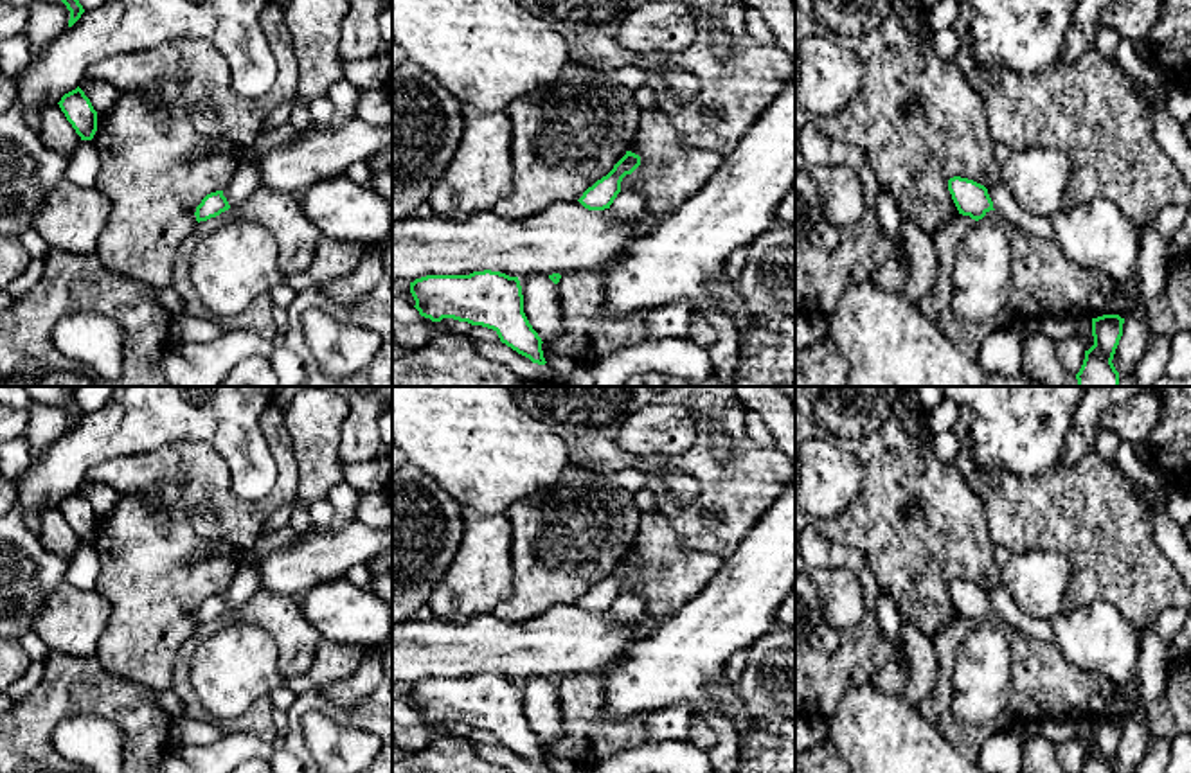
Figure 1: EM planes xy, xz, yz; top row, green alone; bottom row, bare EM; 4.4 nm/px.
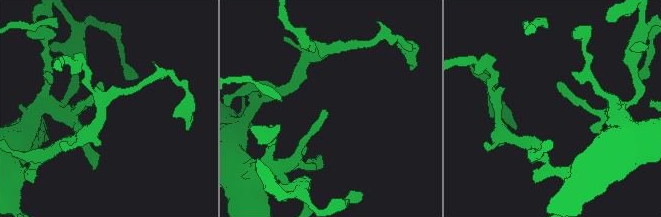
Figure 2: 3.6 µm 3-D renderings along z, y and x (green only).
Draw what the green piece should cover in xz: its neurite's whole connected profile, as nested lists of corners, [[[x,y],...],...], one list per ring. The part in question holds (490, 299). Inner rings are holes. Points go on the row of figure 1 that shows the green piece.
[[[473,271],[470,275],[426,275],[410,282],[410,293],[421,316],[432,322],[453,318],[493,329],[500,342],[545,365],[542,338],[524,313],[524,295],[518,277],[500,271]]]

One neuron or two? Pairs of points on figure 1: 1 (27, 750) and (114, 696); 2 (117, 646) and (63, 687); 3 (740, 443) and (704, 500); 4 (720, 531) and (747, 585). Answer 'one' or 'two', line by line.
1: one
2: two
3: one
4: two

